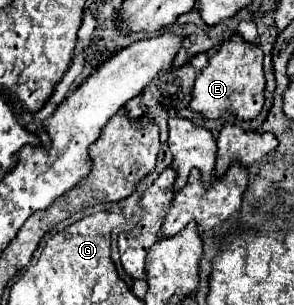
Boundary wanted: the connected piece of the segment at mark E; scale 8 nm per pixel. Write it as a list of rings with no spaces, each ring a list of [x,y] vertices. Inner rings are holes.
[[[238,33],[224,41],[216,55],[210,57],[208,67],[198,75],[188,109],[202,115],[204,119],[218,119],[224,113],[232,113],[238,119],[256,119],[264,107],[264,73],[262,73],[262,51],[250,47]]]

